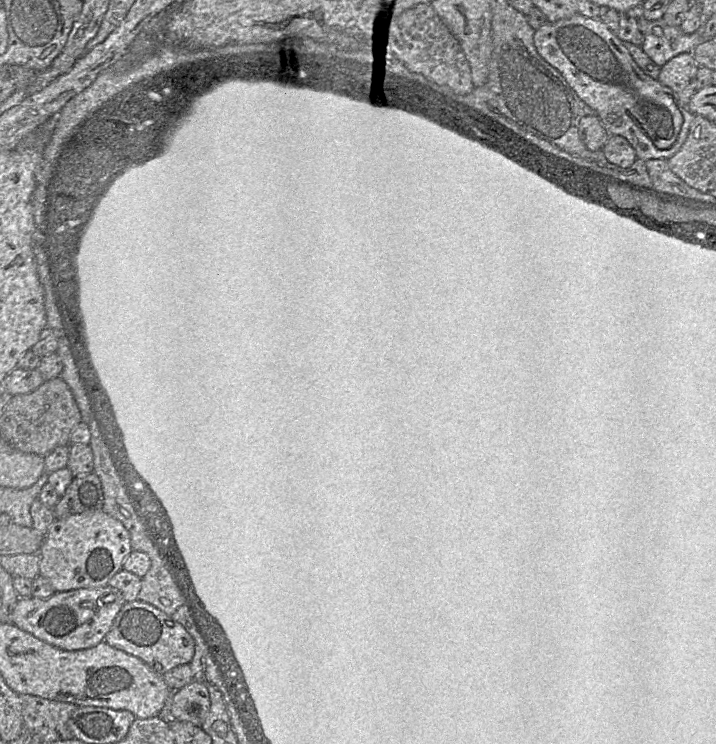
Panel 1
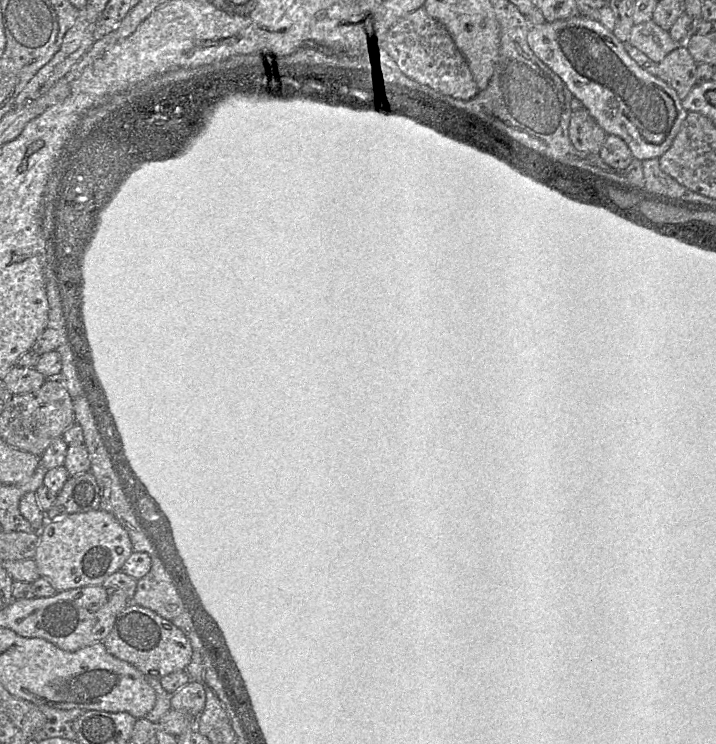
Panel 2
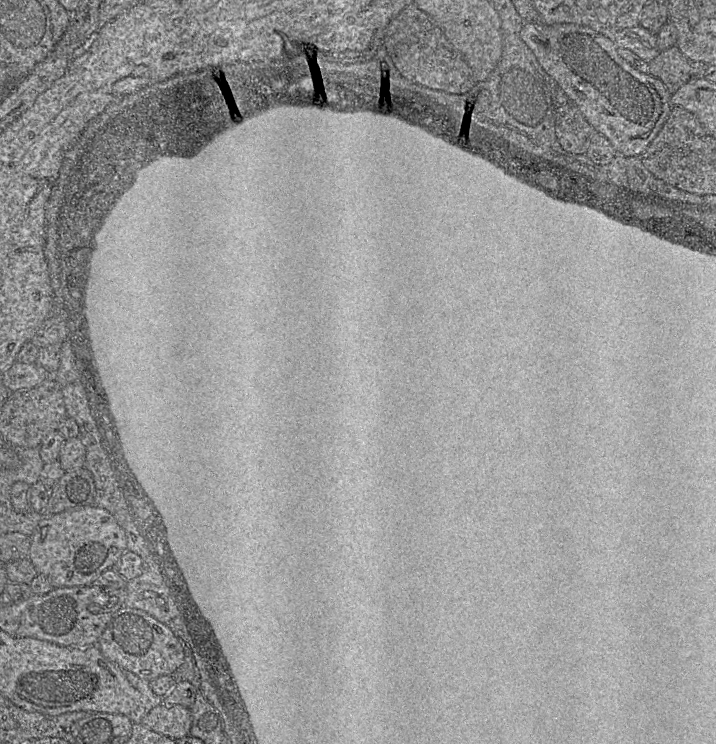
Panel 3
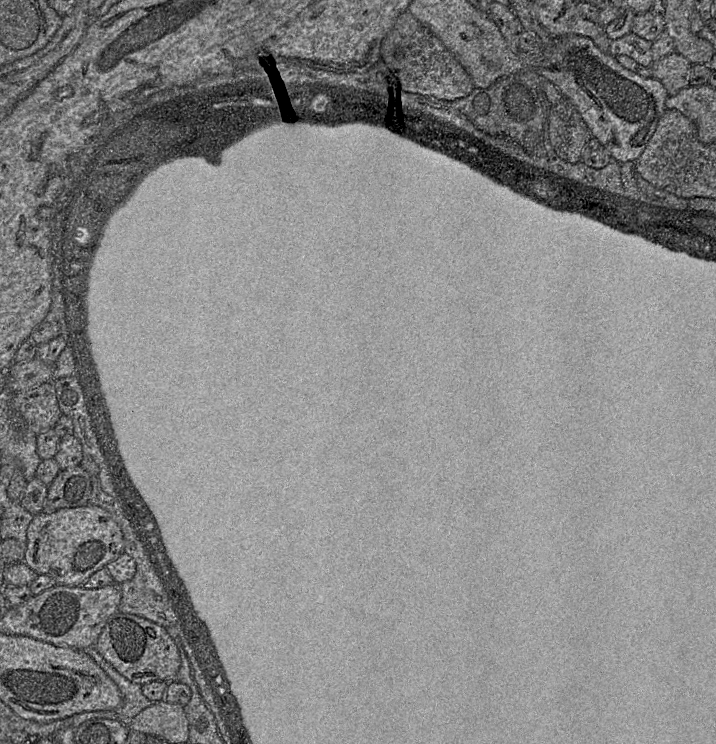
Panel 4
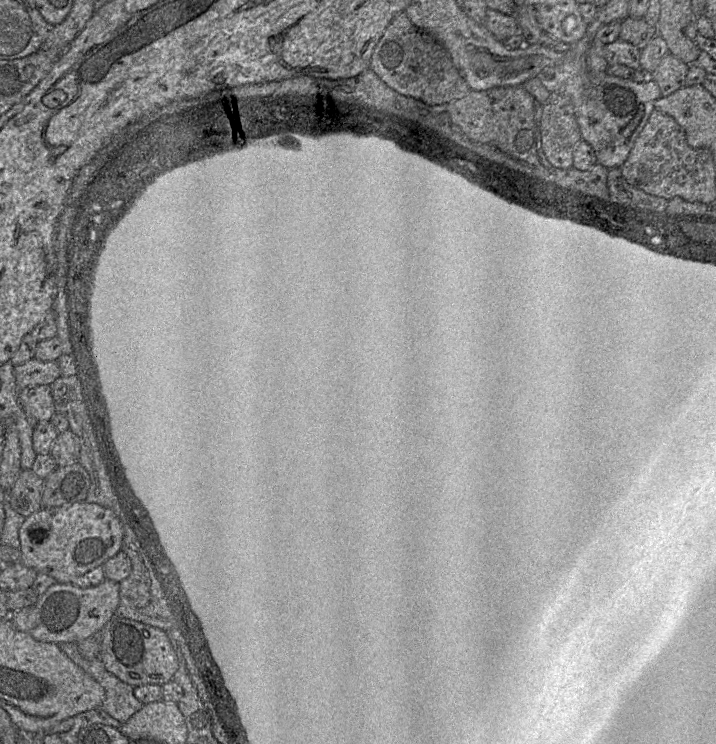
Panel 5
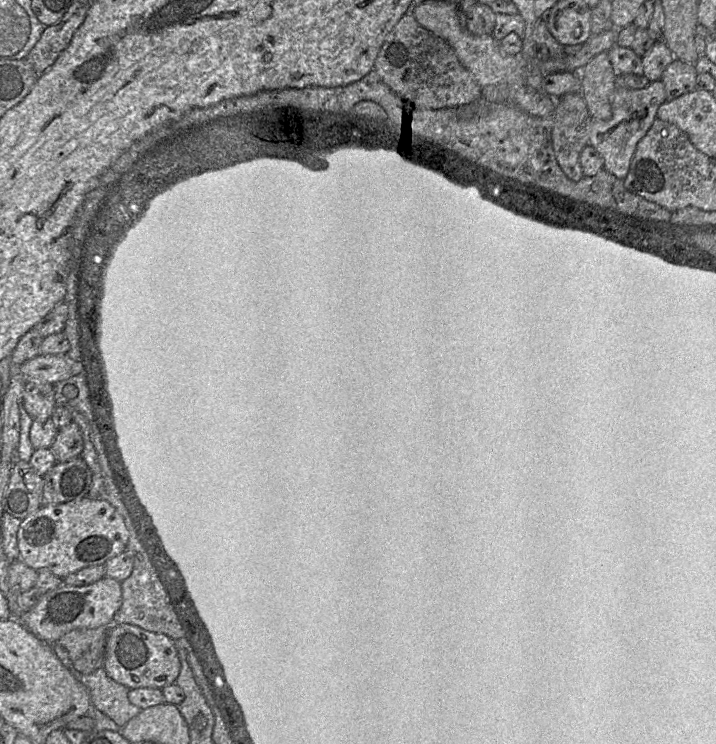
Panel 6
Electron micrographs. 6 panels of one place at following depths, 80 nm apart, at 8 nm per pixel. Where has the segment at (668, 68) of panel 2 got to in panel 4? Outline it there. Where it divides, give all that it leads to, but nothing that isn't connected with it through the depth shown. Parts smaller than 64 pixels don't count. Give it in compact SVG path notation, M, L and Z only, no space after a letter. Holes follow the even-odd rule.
M676 51L653 61L650 68L651 76L663 84L669 96L690 85L692 64Z

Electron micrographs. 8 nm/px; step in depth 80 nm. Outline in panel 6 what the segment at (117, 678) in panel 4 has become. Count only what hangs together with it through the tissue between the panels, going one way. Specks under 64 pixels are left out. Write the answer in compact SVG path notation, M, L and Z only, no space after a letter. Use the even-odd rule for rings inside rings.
M57 643L51 645L62 664L87 688L92 707L108 716L119 727L122 728L142 710L129 701L130 689L112 680L103 667L91 674L81 674L75 670L67 651L62 646Z

